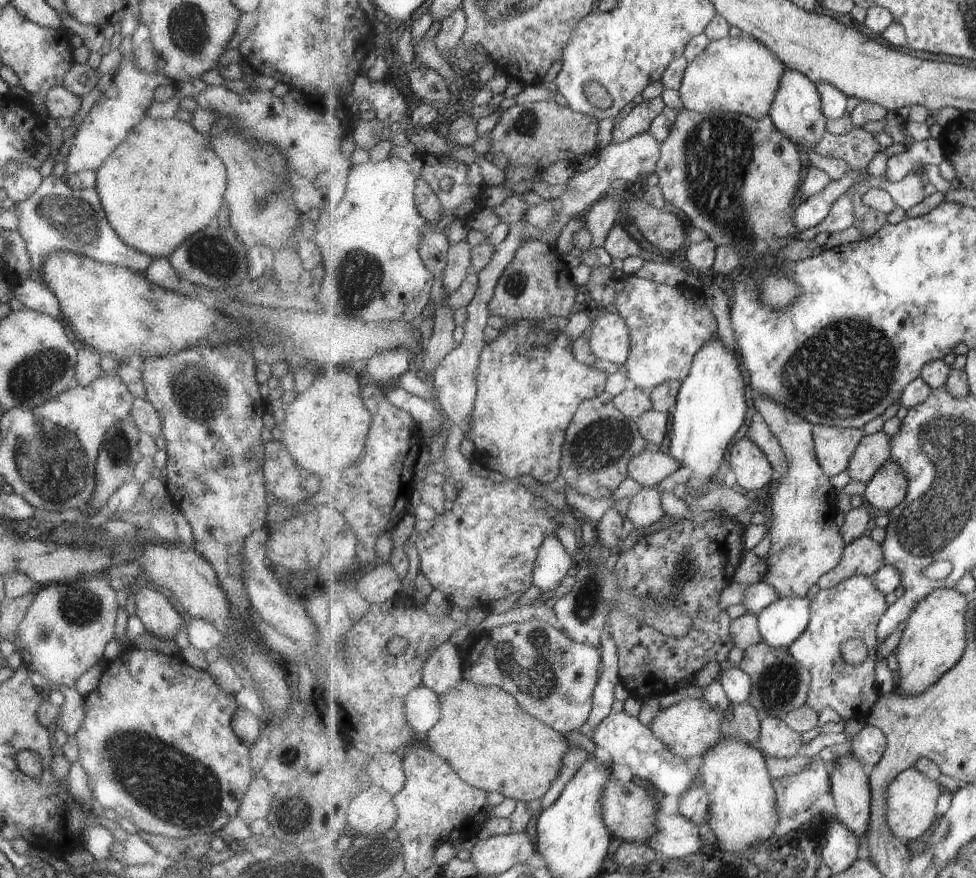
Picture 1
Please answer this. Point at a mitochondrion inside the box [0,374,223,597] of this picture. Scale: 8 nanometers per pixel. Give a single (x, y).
(53, 463)

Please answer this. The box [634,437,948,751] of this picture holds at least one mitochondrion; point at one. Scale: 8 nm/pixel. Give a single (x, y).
(779, 685)

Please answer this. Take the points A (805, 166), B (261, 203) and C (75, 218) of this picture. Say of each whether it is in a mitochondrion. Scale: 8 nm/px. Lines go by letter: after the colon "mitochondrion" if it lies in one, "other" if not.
A: other
B: mitochondrion
C: mitochondrion

